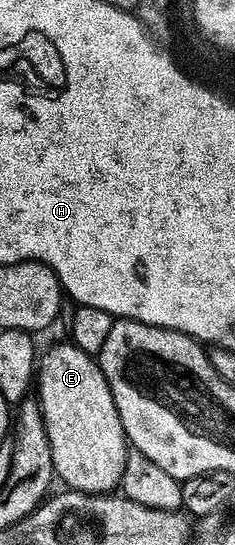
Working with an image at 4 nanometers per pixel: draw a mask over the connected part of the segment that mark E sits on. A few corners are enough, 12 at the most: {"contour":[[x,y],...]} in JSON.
{"contour":[[63,340],[37,390],[53,473],[105,496],[128,443],[102,367]]}

